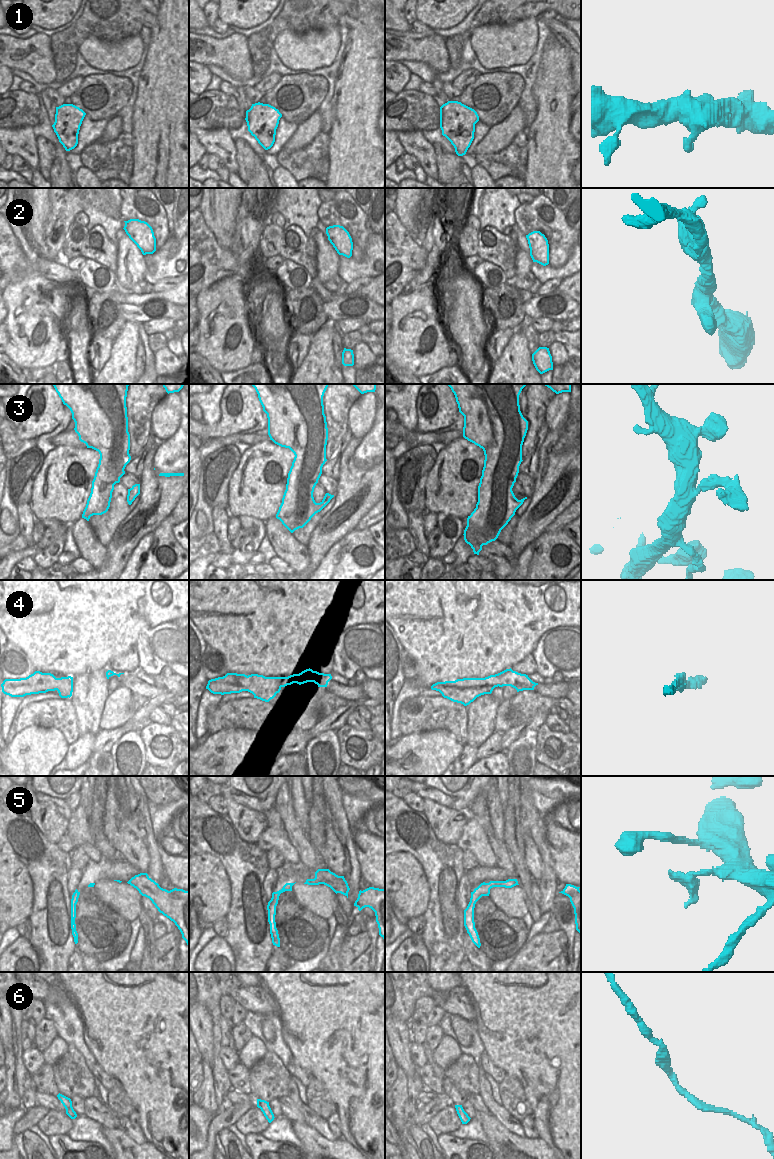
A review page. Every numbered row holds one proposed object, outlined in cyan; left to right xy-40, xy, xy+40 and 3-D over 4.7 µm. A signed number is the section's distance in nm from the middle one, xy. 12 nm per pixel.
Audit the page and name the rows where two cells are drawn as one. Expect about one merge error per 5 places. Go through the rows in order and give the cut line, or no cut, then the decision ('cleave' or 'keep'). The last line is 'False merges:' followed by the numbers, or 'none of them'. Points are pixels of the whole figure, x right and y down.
1: no cut | keep
2: no cut | keep
3: no cut | keep
4: no cut | keep
5: no cut | keep
6: no cut | keep
False merges: none of them

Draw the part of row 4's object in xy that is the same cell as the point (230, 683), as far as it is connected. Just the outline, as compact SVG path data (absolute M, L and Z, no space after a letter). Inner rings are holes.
M310 668L288 677L265 677L258 674L247 676L245 674L227 673L223 677L209 680L206 689L213 694L221 695L248 691L254 695L254 698L269 702L280 692L282 687L287 685L314 682L318 687L327 687L331 679L331 674L319 673Z

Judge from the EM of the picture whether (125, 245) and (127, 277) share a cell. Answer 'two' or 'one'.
one

